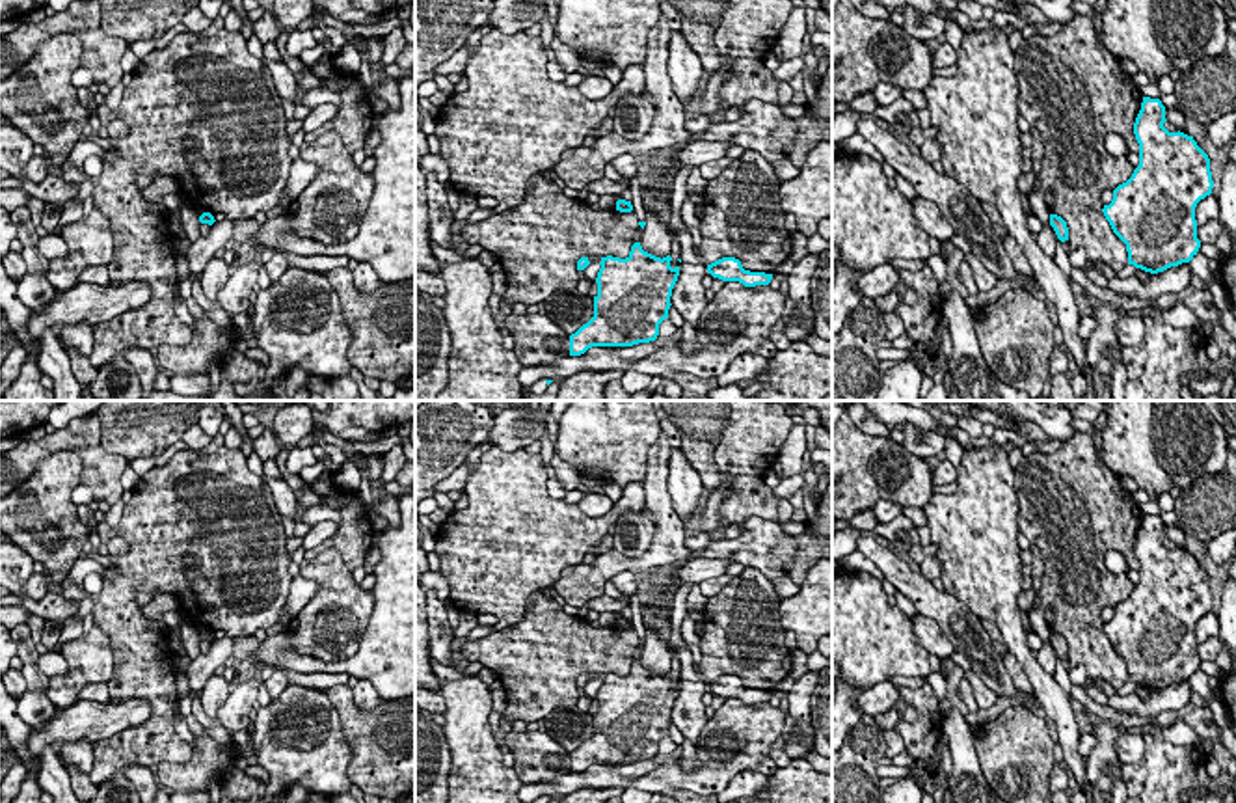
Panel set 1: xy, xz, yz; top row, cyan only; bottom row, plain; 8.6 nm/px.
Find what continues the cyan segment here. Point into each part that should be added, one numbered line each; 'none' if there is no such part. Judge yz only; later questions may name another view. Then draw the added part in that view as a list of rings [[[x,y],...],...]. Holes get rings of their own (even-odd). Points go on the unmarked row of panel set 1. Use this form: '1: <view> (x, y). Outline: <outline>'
none

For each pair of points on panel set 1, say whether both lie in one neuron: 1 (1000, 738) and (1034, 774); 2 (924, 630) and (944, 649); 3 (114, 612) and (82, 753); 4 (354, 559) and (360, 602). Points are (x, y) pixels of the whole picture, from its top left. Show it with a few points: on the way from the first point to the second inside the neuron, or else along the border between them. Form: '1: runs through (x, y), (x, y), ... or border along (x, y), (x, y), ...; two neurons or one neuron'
1: runs through (1009, 748), (1024, 764); one neuron
2: runs through (929, 636), (939, 645); one neuron
3: border along (94, 744), (94, 766), (88, 774); two neurons
4: border along (337, 550), (350, 572); two neurons

